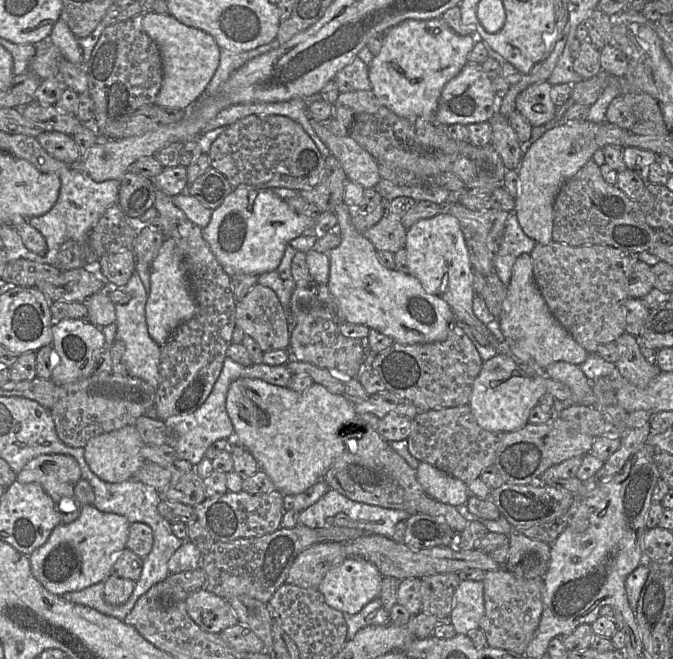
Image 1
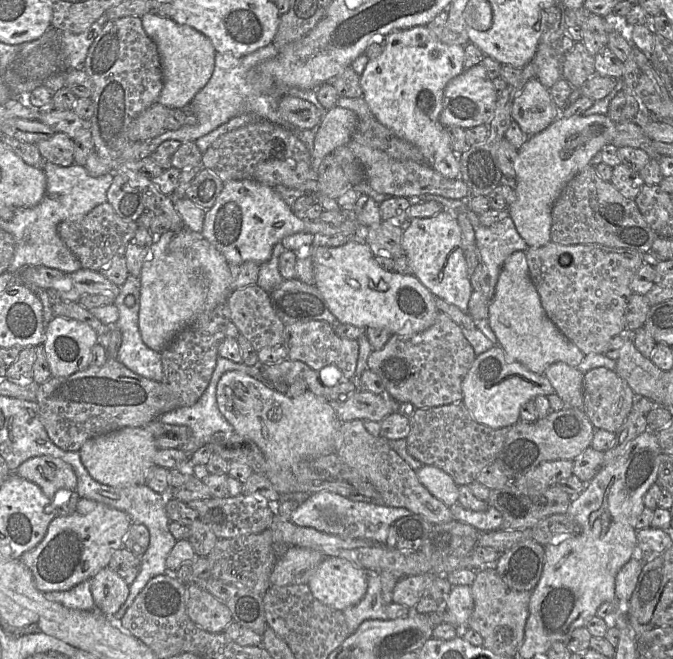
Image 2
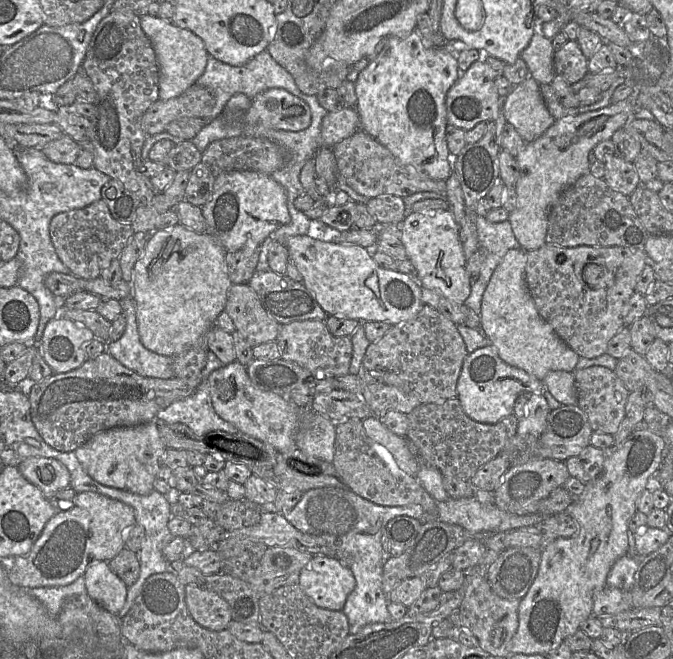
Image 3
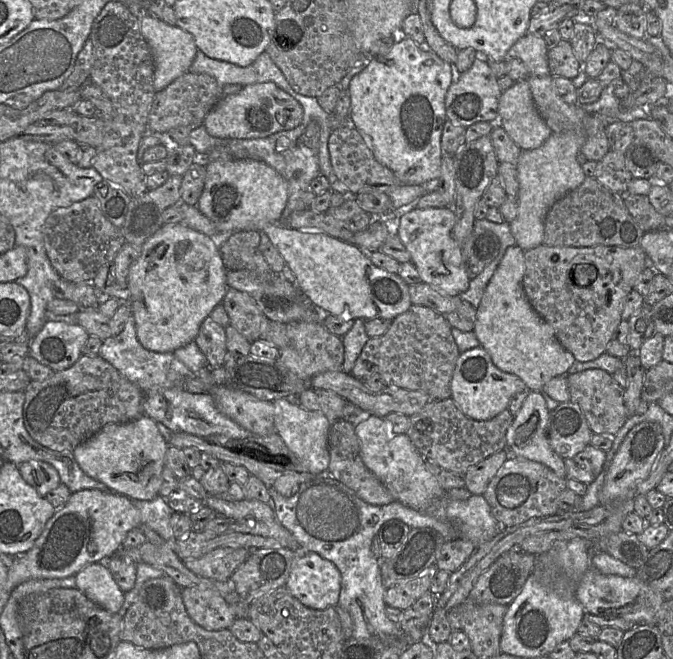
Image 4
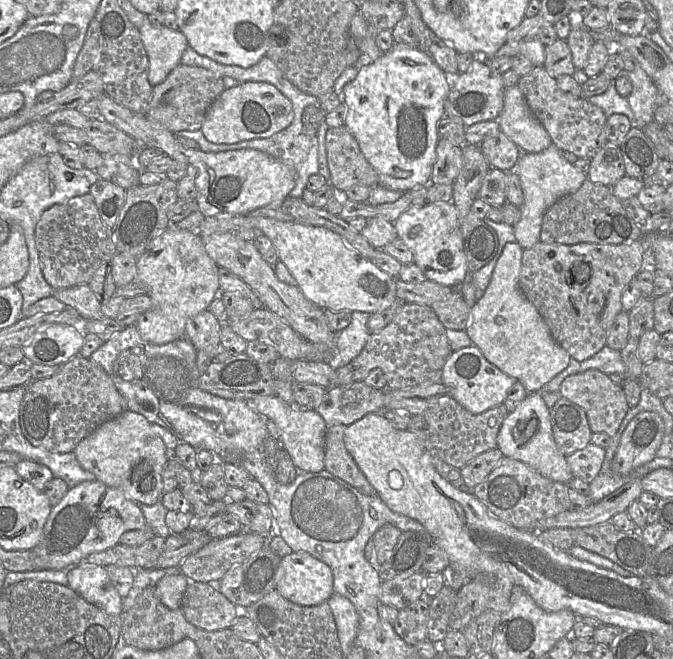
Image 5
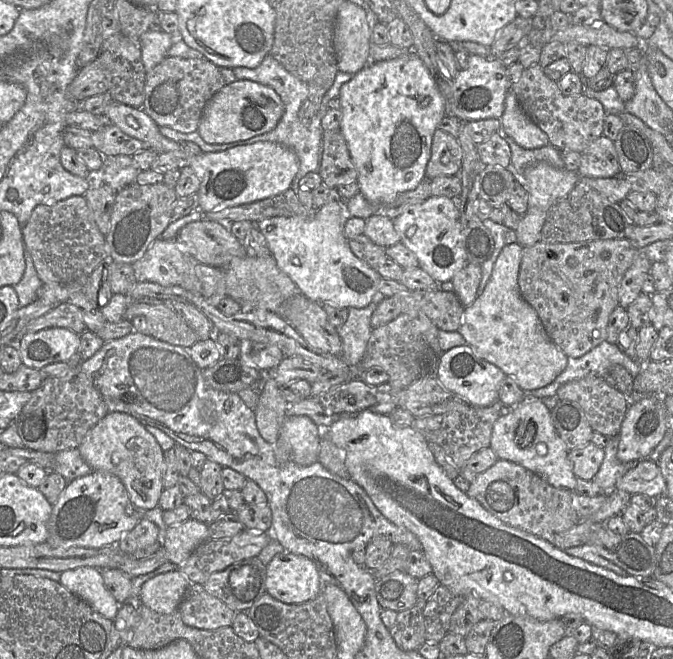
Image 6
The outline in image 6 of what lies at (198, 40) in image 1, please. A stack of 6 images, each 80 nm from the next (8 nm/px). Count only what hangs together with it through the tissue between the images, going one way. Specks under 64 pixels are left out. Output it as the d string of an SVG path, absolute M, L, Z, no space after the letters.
M147 30L140 36L140 49L145 71L148 72L160 63L167 55L168 50L180 36L172 36L162 30Z

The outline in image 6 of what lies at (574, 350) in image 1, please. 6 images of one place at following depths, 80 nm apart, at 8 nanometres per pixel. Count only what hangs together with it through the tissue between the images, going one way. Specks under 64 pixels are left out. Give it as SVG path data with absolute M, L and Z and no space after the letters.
M519 243L503 247L483 293L464 309L458 332L476 355L497 366L507 376L512 377L523 391L528 393L552 383L565 370L568 356L550 339L537 312L521 295L518 276L522 250L523 247Z

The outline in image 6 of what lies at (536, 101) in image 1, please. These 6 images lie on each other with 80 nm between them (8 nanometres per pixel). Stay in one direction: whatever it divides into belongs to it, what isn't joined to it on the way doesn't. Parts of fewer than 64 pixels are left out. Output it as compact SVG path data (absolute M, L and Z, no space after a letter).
M510 90L505 99L505 109L500 118L501 131L525 149L549 145L549 139L523 111L515 94Z

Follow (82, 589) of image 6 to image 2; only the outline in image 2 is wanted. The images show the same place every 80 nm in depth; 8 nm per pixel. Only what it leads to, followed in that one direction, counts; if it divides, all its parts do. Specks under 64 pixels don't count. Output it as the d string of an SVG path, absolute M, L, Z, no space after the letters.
M109 567L100 570L89 581L96 608L107 617L113 616L129 596L129 585Z

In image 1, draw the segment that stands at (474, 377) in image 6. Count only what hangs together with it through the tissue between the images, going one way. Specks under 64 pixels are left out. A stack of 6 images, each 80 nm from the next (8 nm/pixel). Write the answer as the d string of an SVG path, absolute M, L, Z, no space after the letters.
M498 353L483 362L481 371L473 383L468 406L483 429L492 433L513 432L529 423L531 409L545 393L560 401L572 400L571 390L565 384L548 376L528 376L511 357Z

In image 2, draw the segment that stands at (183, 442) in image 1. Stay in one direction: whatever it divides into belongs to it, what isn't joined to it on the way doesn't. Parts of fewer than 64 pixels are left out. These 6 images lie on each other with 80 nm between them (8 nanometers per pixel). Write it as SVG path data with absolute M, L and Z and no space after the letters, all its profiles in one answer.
M219 356L217 358L216 366L214 369L214 372L212 374L210 383L203 393L203 395L200 397L200 399L190 407L178 407L171 411L168 411L164 414L162 414L159 417L159 421L170 424L170 425L180 425L180 426L186 426L188 427L192 432L192 437L190 440L181 447L181 450L187 453L188 459L190 458L190 455L194 453L196 450L198 450L200 447L206 445L209 443L211 436L216 432L226 432L230 433L234 431L233 426L225 419L225 417L222 415L222 413L219 411L218 405L217 405L217 399L216 399L216 387L217 383L220 379L220 377L227 371L232 370L238 370L241 371L249 376L252 376L255 379L258 379L265 383L268 387L272 387L272 389L287 395L287 391L289 389L289 385L283 383L283 382L276 382L276 383L270 383L266 381L262 374L260 365L256 366L247 366L243 362L242 363L236 363L231 360L228 360L226 358L223 358Z

